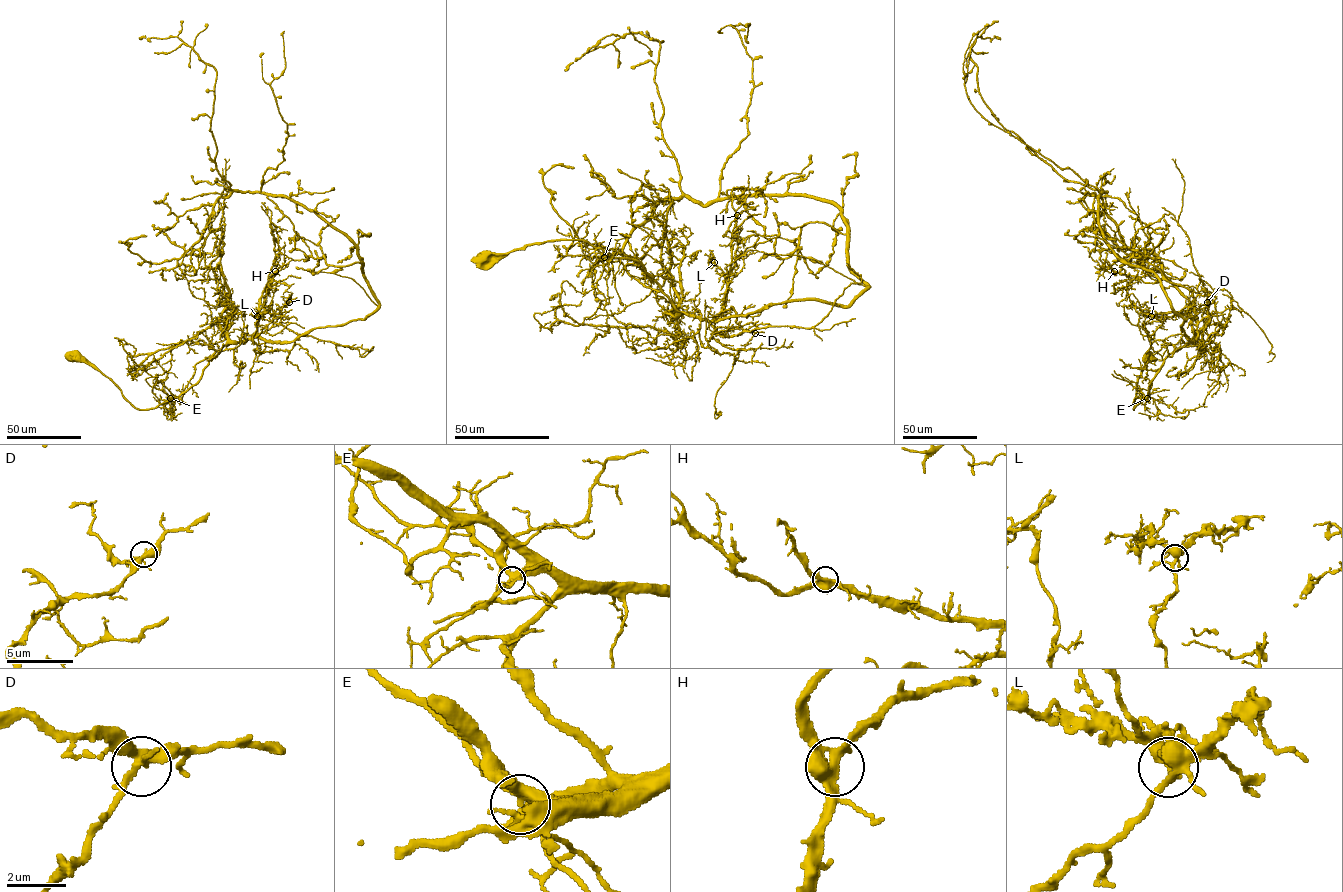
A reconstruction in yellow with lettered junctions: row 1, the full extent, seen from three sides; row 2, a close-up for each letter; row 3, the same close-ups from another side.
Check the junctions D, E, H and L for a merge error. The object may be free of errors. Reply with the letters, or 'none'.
none

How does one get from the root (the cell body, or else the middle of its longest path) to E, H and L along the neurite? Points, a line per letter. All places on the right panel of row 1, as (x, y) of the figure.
E: (1147, 355), (1138, 380), (1134, 409), (1147, 398)
H: (1147, 355), (1134, 409), (1147, 396), (1164, 360), (1197, 336), (1194, 298), (1165, 280), (1144, 282), (1114, 271)
L: (1147, 355), (1134, 409), (1147, 396), (1148, 384), (1164, 360), (1198, 335), (1196, 313), (1189, 306), (1151, 316)

